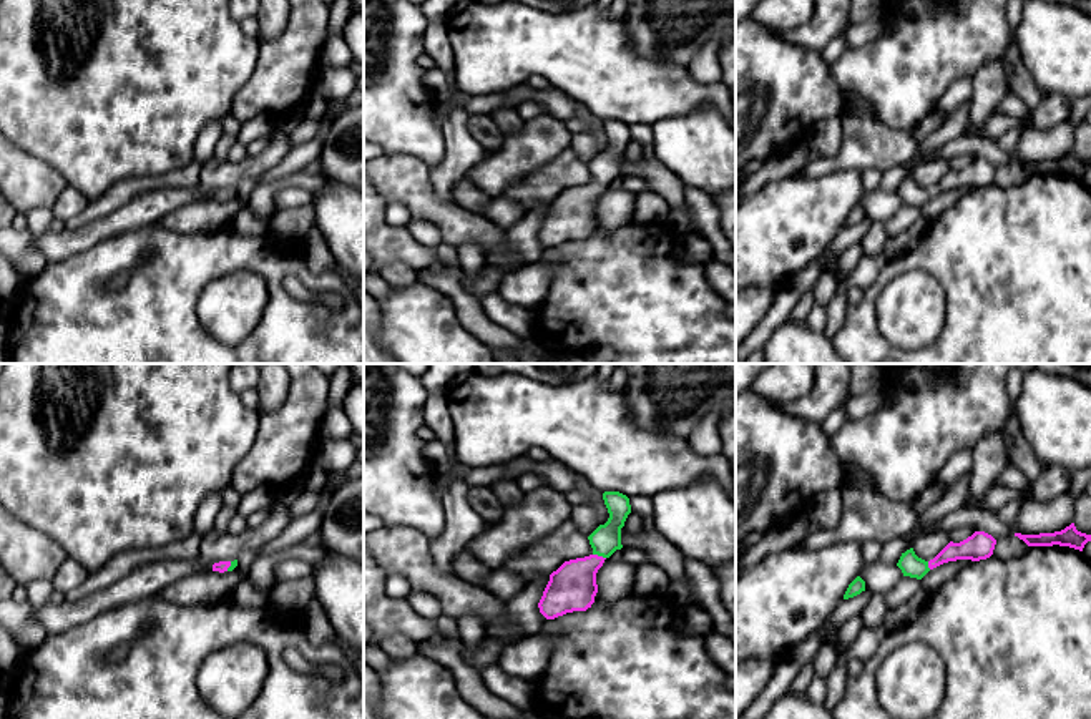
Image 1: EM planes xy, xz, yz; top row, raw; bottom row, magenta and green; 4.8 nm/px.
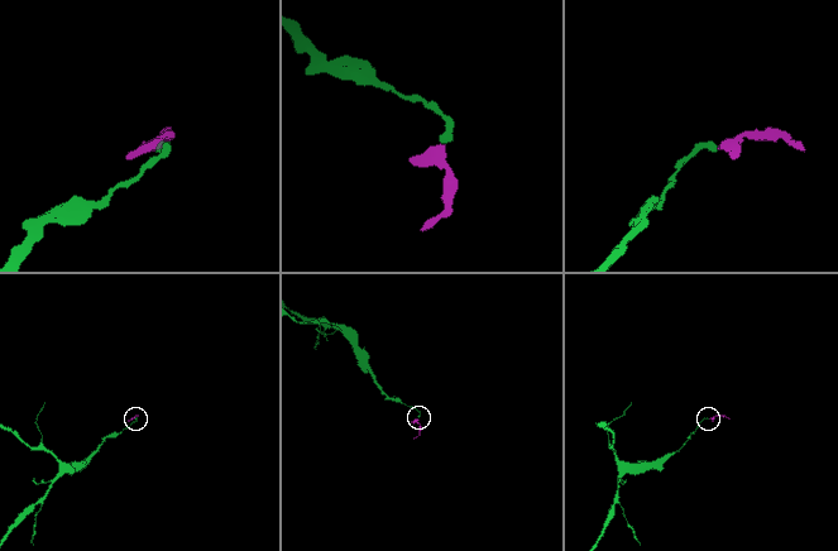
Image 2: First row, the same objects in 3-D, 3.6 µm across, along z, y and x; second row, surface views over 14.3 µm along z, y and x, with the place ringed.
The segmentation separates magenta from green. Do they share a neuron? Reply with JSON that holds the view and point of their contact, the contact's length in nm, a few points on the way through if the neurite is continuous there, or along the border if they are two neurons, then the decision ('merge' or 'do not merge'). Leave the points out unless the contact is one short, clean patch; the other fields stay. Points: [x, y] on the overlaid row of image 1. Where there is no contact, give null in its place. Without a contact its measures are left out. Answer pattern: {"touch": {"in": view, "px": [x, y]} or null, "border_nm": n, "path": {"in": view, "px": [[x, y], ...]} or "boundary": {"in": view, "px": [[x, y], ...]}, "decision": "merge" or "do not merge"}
{"touch": {"in": "xz", "px": [600, 557]}, "border_nm": 70, "path": {"in": "xz", "px": [[572, 586], [600, 557], [605, 540]]}, "decision": "merge"}

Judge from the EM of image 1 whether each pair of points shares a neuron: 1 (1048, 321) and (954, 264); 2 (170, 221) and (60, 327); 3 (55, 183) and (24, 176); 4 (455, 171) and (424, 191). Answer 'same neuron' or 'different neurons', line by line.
1: same neuron
2: different neurons
3: same neuron
4: different neurons

